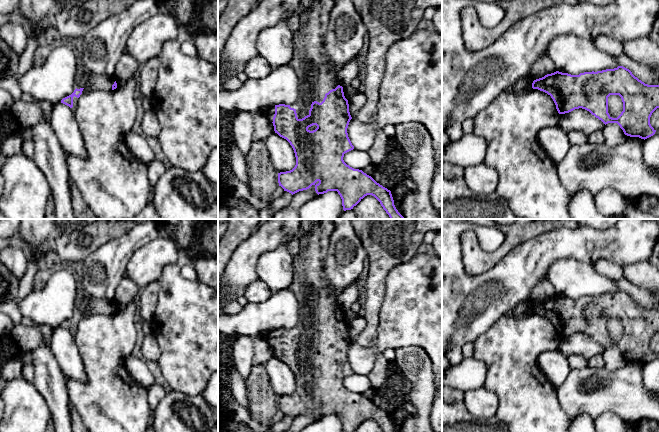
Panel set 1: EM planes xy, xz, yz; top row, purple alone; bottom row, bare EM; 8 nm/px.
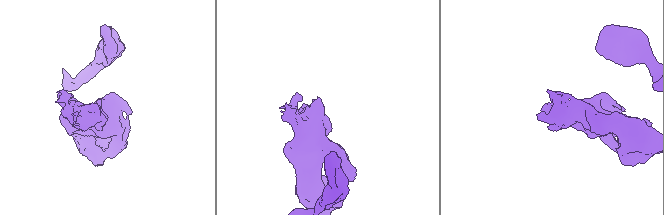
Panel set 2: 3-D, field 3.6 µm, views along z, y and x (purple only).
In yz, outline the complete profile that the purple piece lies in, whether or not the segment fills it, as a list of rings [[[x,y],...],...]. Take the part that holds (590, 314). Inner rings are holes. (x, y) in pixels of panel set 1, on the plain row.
[[[623,290],[597,296],[584,296],[579,299],[556,295],[534,304],[532,312],[550,319],[559,338],[582,332],[589,335],[605,349],[617,347],[624,358],[630,361],[639,361],[645,364],[656,356],[650,348],[650,341],[659,332],[659,309],[645,308]],[[610,319],[619,319],[623,326],[623,335],[617,342],[612,342],[608,337],[608,321]]]

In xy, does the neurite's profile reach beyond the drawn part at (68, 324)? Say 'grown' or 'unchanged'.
grown

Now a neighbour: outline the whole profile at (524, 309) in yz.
[[[529,300],[519,303],[509,315],[514,318],[527,318],[532,313],[533,304]]]

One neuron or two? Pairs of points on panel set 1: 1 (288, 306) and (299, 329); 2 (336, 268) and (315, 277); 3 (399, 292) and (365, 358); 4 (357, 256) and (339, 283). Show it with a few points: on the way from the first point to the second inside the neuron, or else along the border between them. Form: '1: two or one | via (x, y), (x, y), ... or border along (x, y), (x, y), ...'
1: two | border along (302, 316), (290, 329)
2: two | border along (328, 250), (323, 266), (325, 287)
3: one | via (399, 309), (399, 325), (382, 343)
4: one | via (350, 263), (339, 276)

